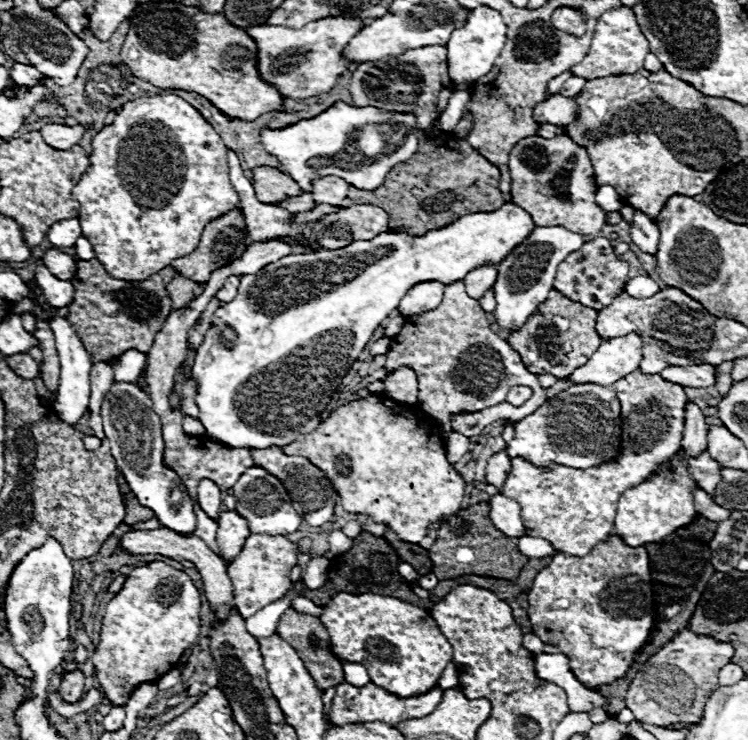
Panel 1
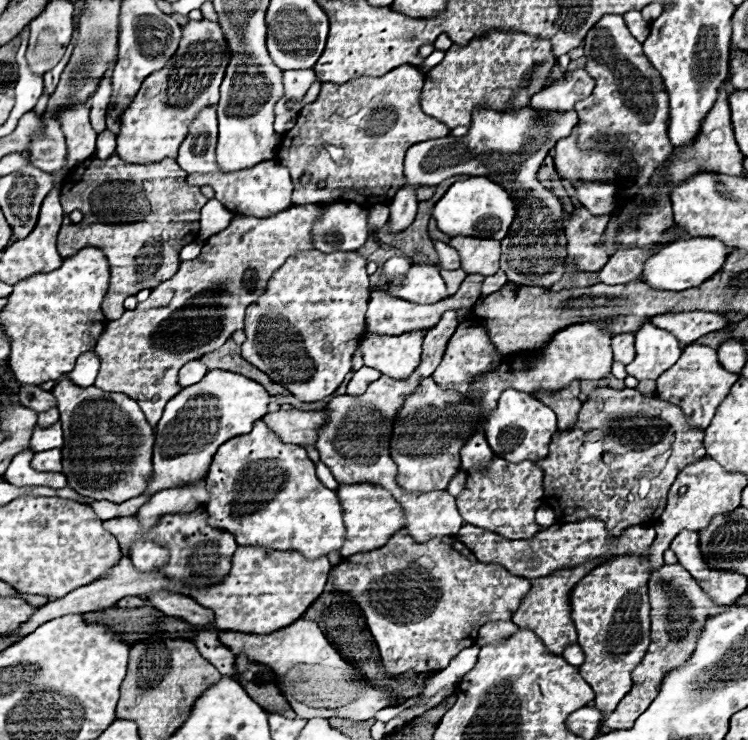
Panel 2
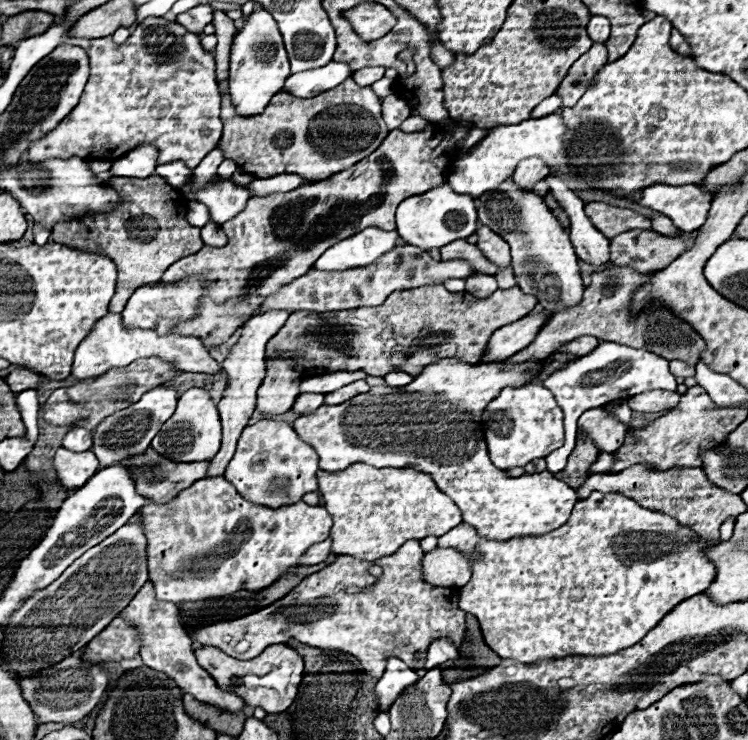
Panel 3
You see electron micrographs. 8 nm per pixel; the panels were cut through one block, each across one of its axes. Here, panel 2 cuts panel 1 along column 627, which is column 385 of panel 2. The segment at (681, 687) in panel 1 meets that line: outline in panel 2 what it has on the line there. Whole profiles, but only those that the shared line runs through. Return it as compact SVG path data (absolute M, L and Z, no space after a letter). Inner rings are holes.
M296 620L288 628L280 628L272 634L244 634L244 632L220 632L220 642L232 654L246 654L252 662L264 664L278 676L278 688L300 718L350 718L368 720L386 706L390 698L384 690L376 690L364 682L360 672L346 664L346 660L332 648L316 622Z

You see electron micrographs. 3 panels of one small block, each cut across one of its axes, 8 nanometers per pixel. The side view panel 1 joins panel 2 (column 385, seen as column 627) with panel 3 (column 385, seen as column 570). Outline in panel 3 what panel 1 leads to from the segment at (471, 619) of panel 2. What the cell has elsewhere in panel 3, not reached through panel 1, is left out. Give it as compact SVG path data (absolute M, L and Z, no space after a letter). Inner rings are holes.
M408 540L392 556L372 562L338 556L328 568L306 576L288 596L268 608L238 620L192 628L190 638L202 646L220 648L238 660L256 658L264 648L296 638L322 650L342 650L356 656L364 672L374 678L384 674L386 662L392 656L418 670L416 652L428 652L432 640L448 638L456 648L466 642L466 614L458 608L460 588L452 588L450 598L450 588L428 584L418 570L418 560L422 558L424 552L416 540ZM242 638L250 642L250 648L238 654L234 646Z

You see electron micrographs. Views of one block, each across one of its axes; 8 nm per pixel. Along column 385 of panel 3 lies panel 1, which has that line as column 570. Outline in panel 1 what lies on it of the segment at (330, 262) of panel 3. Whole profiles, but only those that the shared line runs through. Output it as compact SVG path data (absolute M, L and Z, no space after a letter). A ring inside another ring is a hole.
M534 226L530 236L498 264L498 278L494 284L494 296L496 296L496 310L494 316L500 326L514 330L520 328L534 310L548 298L548 292L552 290L552 282L558 270L558 264L574 250L582 248L584 236L570 232L564 226Z

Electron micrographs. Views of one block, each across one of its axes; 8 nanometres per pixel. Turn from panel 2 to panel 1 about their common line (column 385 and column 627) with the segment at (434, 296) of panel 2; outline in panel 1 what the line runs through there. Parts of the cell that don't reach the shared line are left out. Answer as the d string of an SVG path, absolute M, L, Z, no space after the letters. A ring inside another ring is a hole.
M652 280L652 282L648 282L648 286L626 286L624 290L634 298L650 298L660 290L660 286Z

